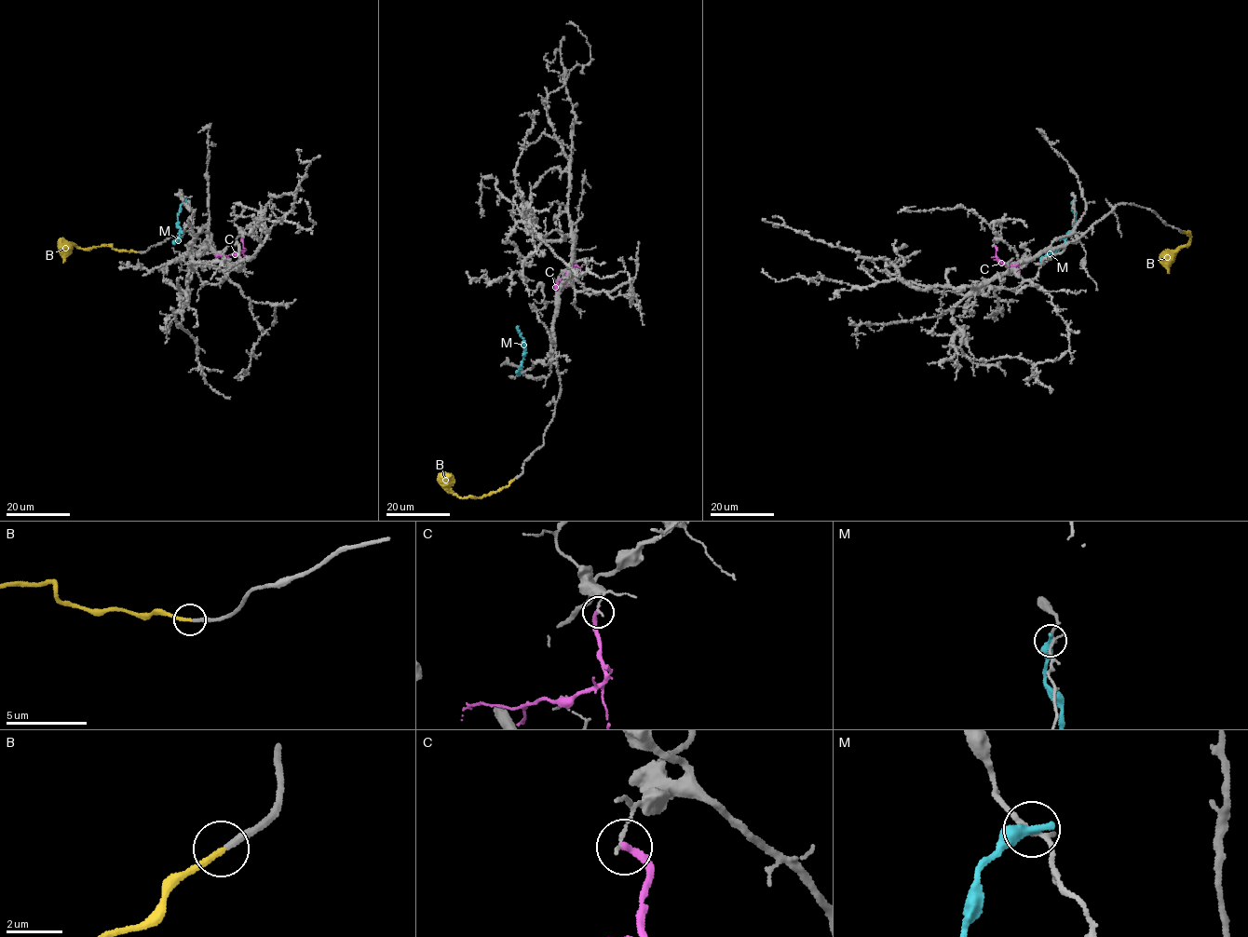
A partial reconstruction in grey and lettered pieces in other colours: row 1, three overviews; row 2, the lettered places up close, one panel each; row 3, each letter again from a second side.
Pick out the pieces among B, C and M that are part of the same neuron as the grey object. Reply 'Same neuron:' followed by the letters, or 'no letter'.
Same neuron: B

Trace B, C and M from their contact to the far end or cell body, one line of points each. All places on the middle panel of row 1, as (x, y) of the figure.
B: (516, 478), (490, 494), (463, 498), (454, 494), (450, 476)
C: (567, 265), (574, 264), (557, 282), (556, 289)
M: (521, 373), (516, 372), (522, 368), (525, 352), (518, 325)

